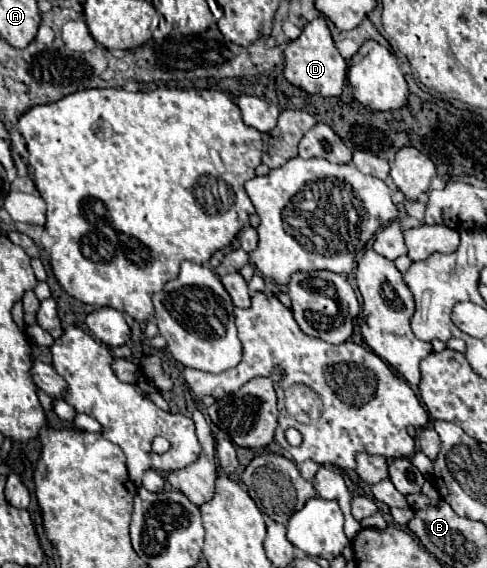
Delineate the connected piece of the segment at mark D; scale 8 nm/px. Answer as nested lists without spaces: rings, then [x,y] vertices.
[[[316,18],[310,24],[306,24],[302,34],[286,46],[284,56],[286,56],[284,76],[290,84],[306,90],[308,94],[318,94],[324,98],[332,98],[332,96],[342,94],[342,88],[346,84],[348,64],[342,58],[342,54],[338,52],[338,48],[334,46],[332,34],[330,34],[324,18]]]

